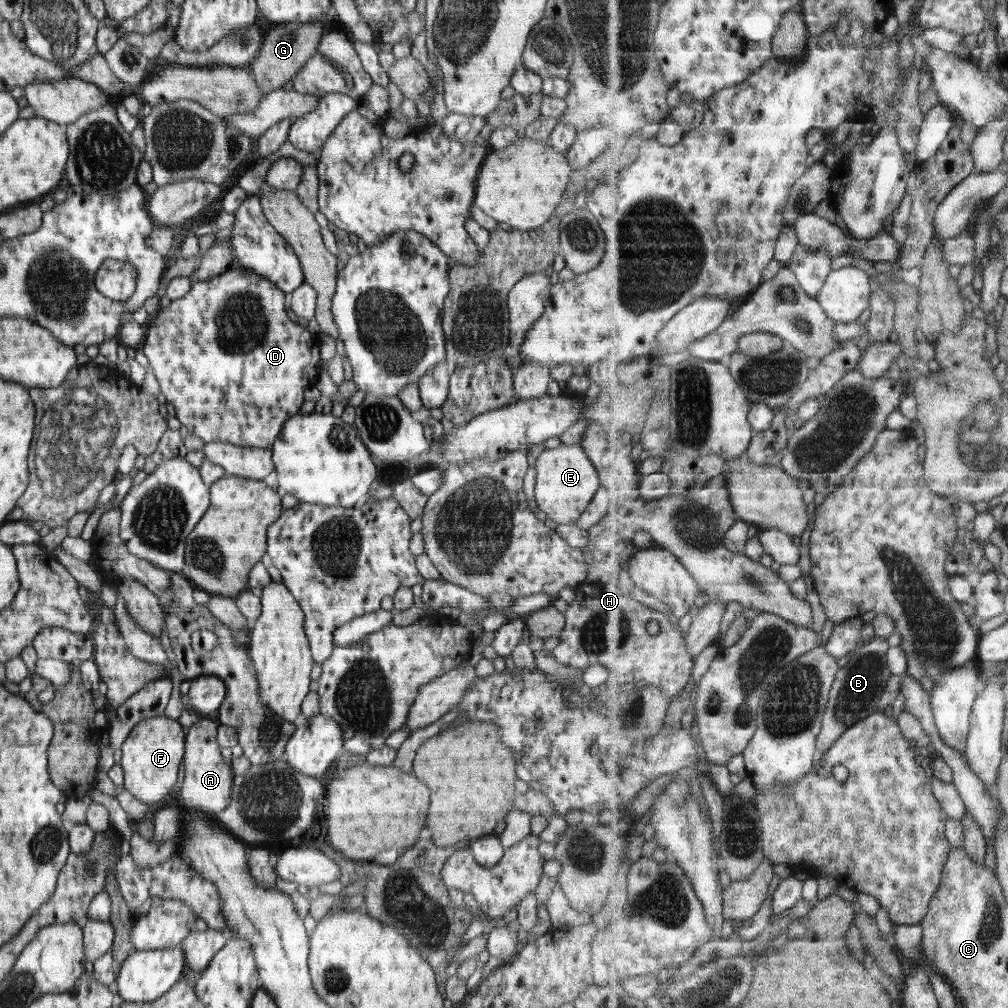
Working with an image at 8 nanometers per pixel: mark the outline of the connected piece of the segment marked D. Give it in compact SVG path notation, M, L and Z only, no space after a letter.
M233 265L222 274L218 273L207 281L196 281L191 285L190 292L173 300L168 307L160 309L158 316L151 325L147 326L146 336L141 344L142 352L146 355L147 362L153 369L158 380L159 388L166 398L166 402L172 403L176 416L181 424L188 429L189 434L199 436L204 443L227 442L236 446L270 448L276 439L282 424L294 414L299 414L303 406L304 391L316 384L320 364L319 339L317 335L310 335L299 323L292 322L288 317L285 307L285 292L280 290L267 278L258 276L252 270L244 270Z

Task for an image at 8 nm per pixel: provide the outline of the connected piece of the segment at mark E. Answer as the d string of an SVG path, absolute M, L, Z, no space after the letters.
M561 443L558 447L544 449L536 458L536 483L533 499L544 514L548 523L574 524L594 498L600 488L600 476L590 456L580 444Z

